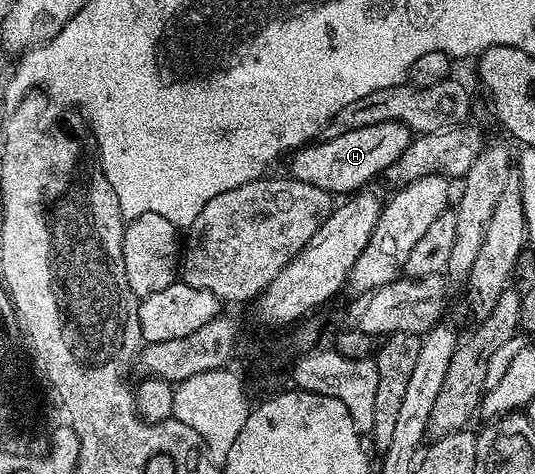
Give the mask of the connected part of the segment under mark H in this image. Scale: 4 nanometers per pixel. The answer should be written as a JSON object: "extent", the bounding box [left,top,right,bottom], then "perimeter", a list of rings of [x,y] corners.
{"extent":[291,122,414,194],"perimeter":[[[380,122],[378,126],[366,126],[362,130],[350,130],[350,134],[338,134],[338,138],[329,140],[321,139],[311,146],[295,149],[291,153],[292,172],[291,179],[301,180],[307,184],[312,184],[315,188],[321,188],[333,194],[355,194],[368,184],[376,175],[387,173],[388,167],[399,158],[406,150],[406,146],[414,139],[414,133],[398,122]]]}

